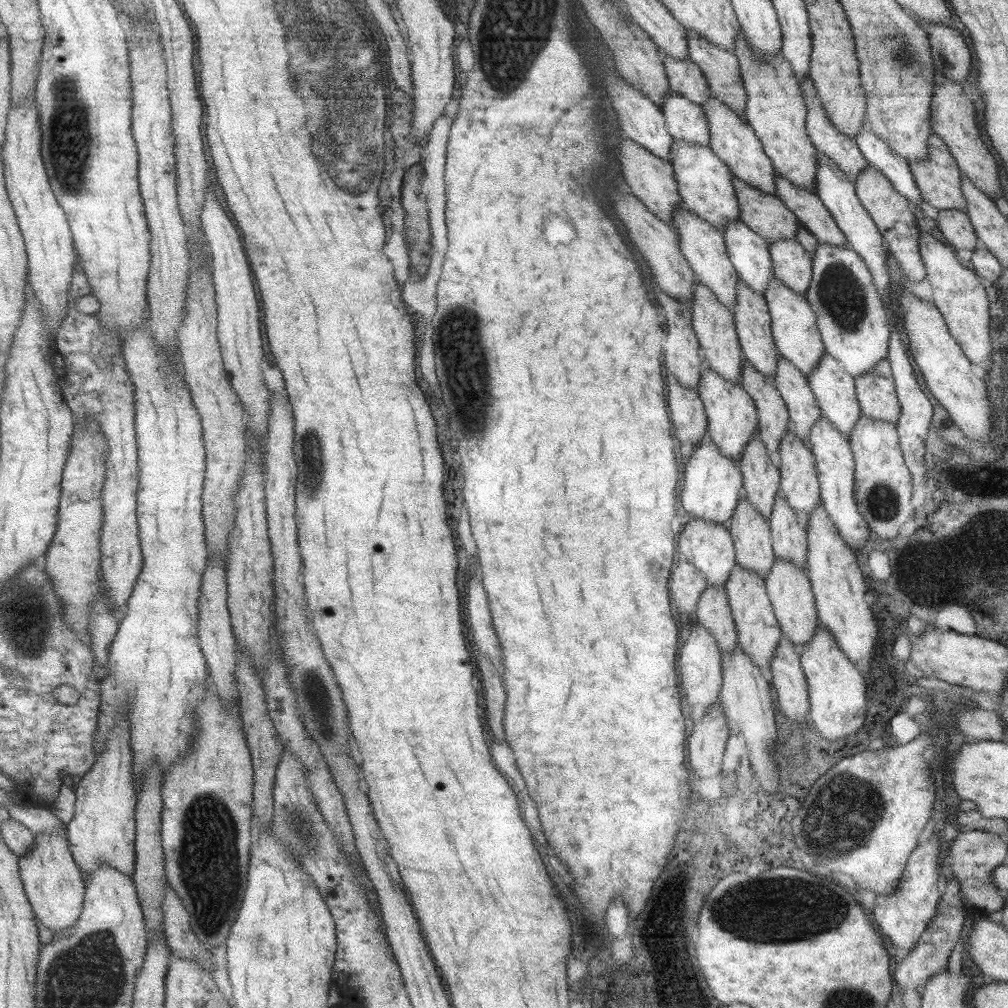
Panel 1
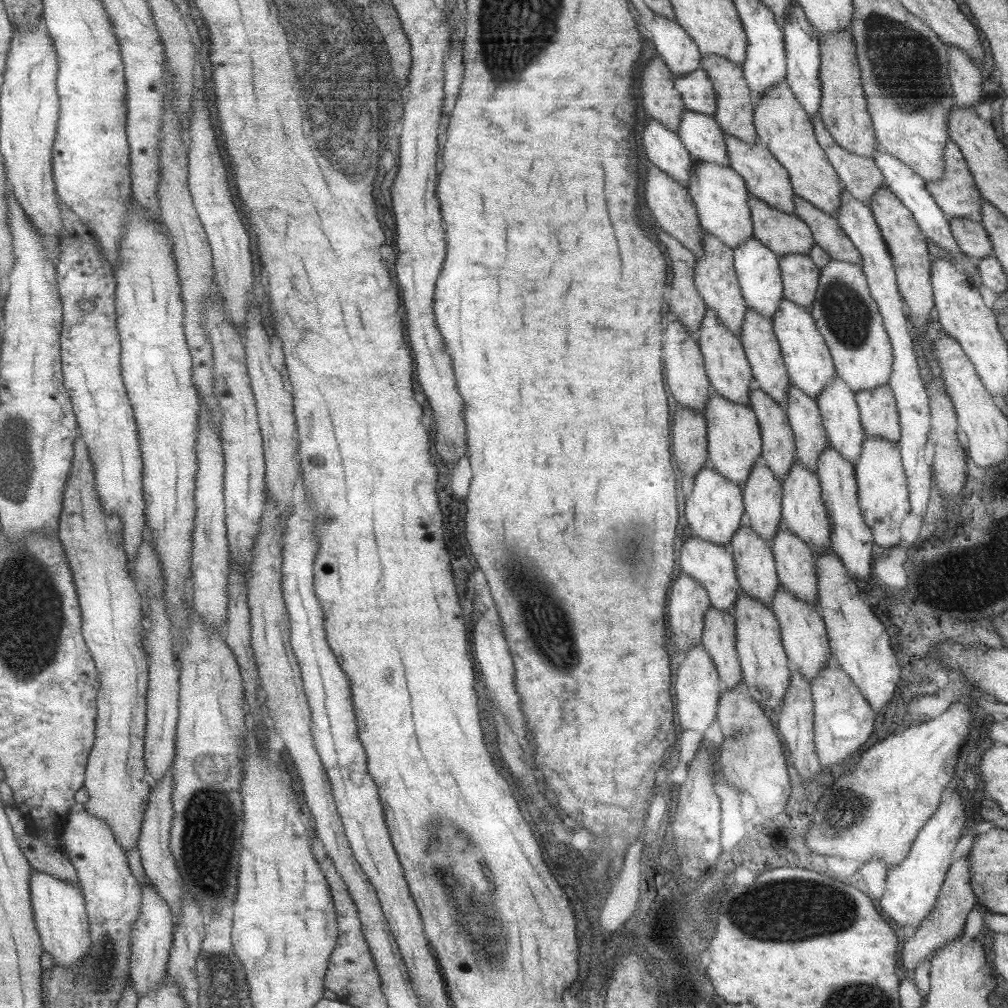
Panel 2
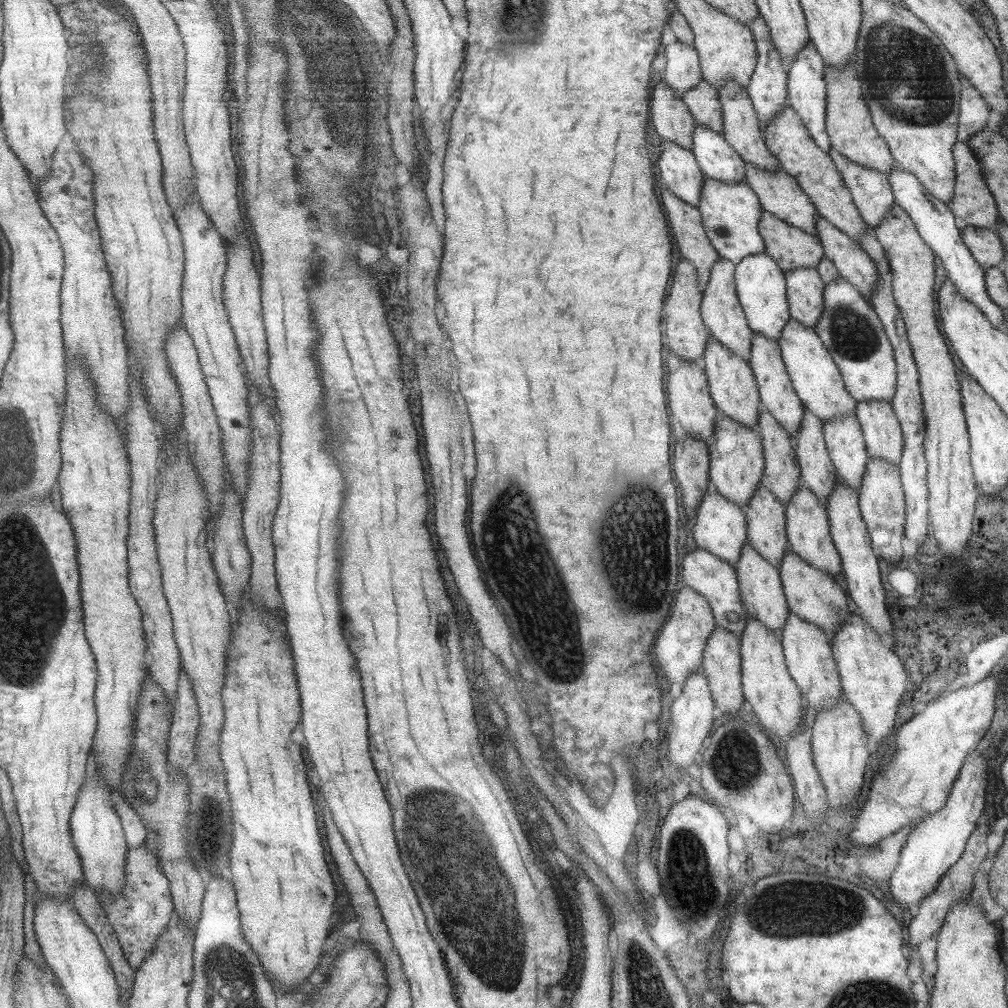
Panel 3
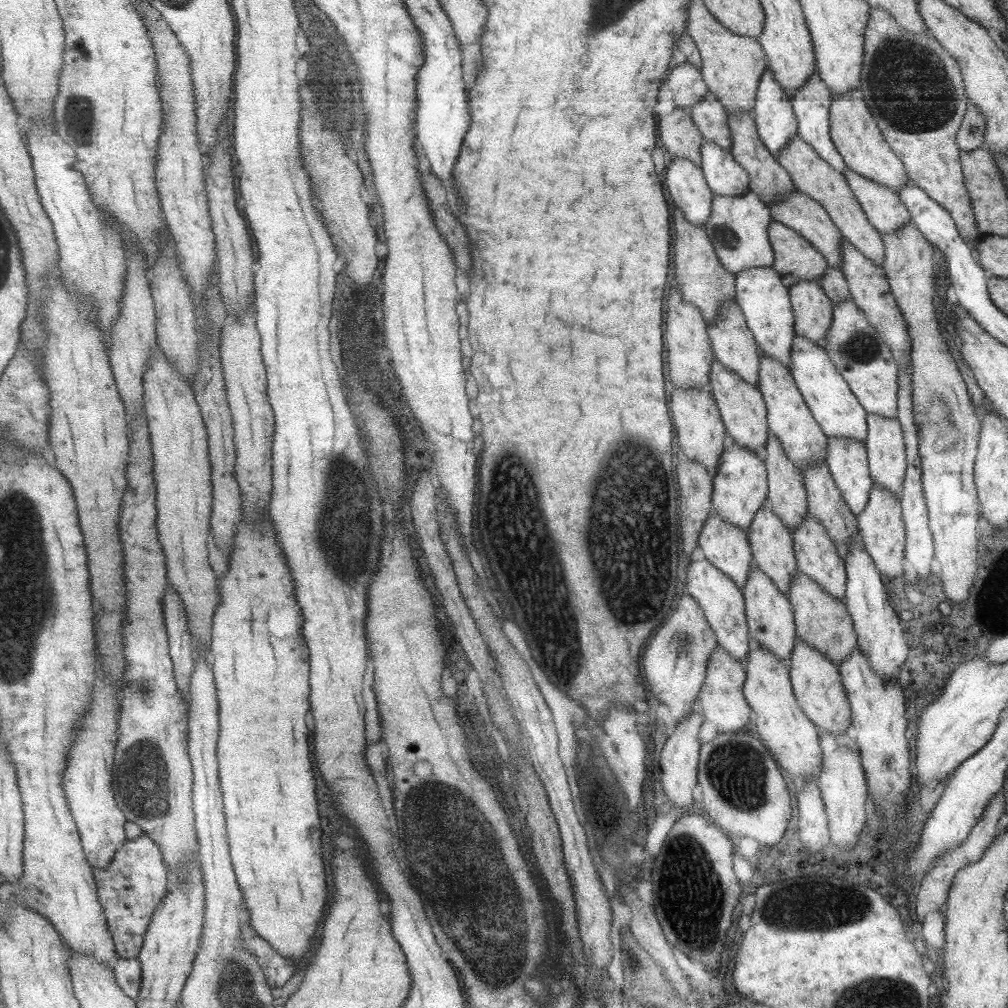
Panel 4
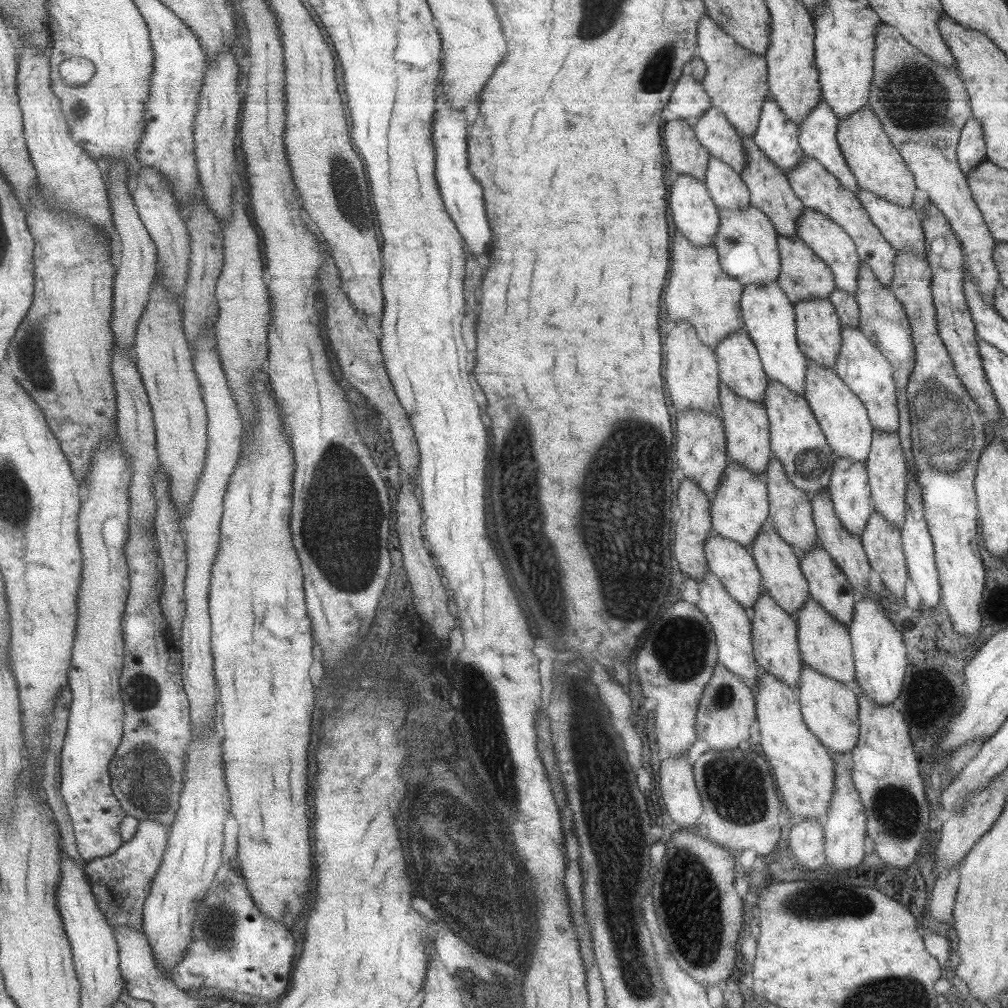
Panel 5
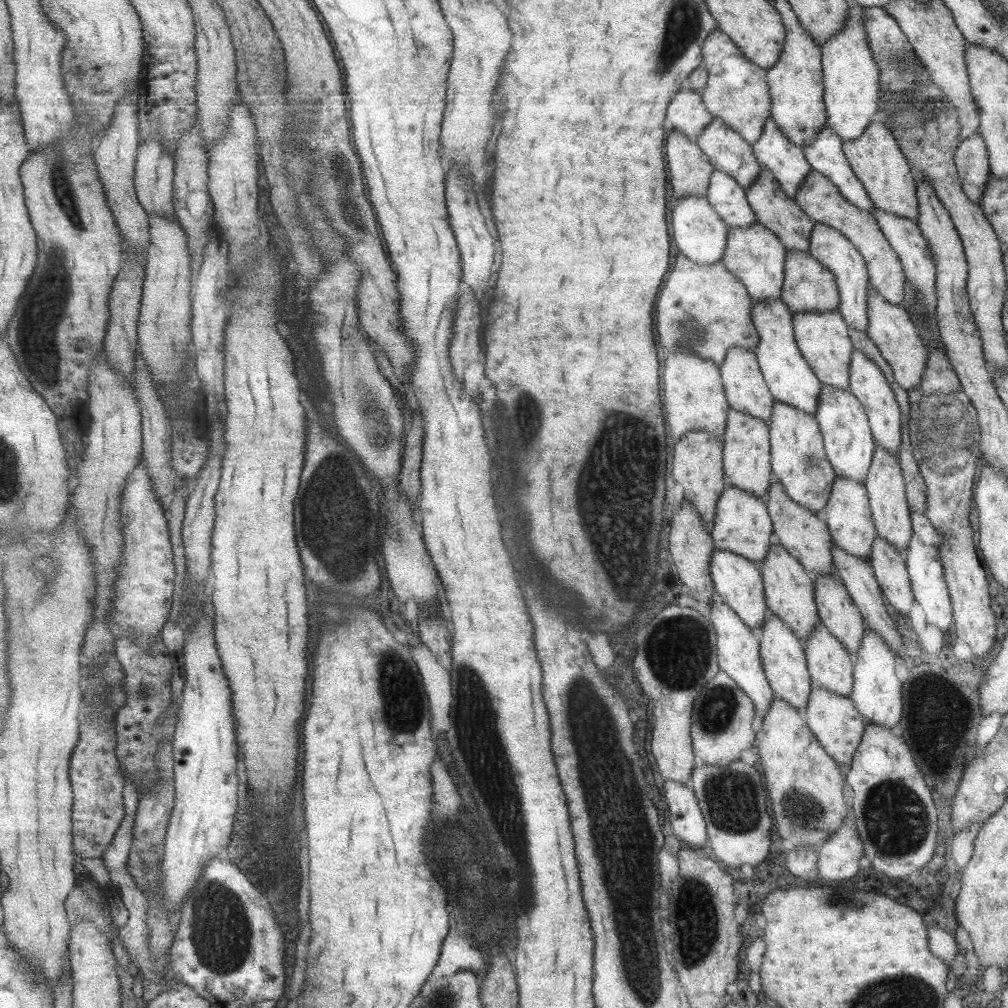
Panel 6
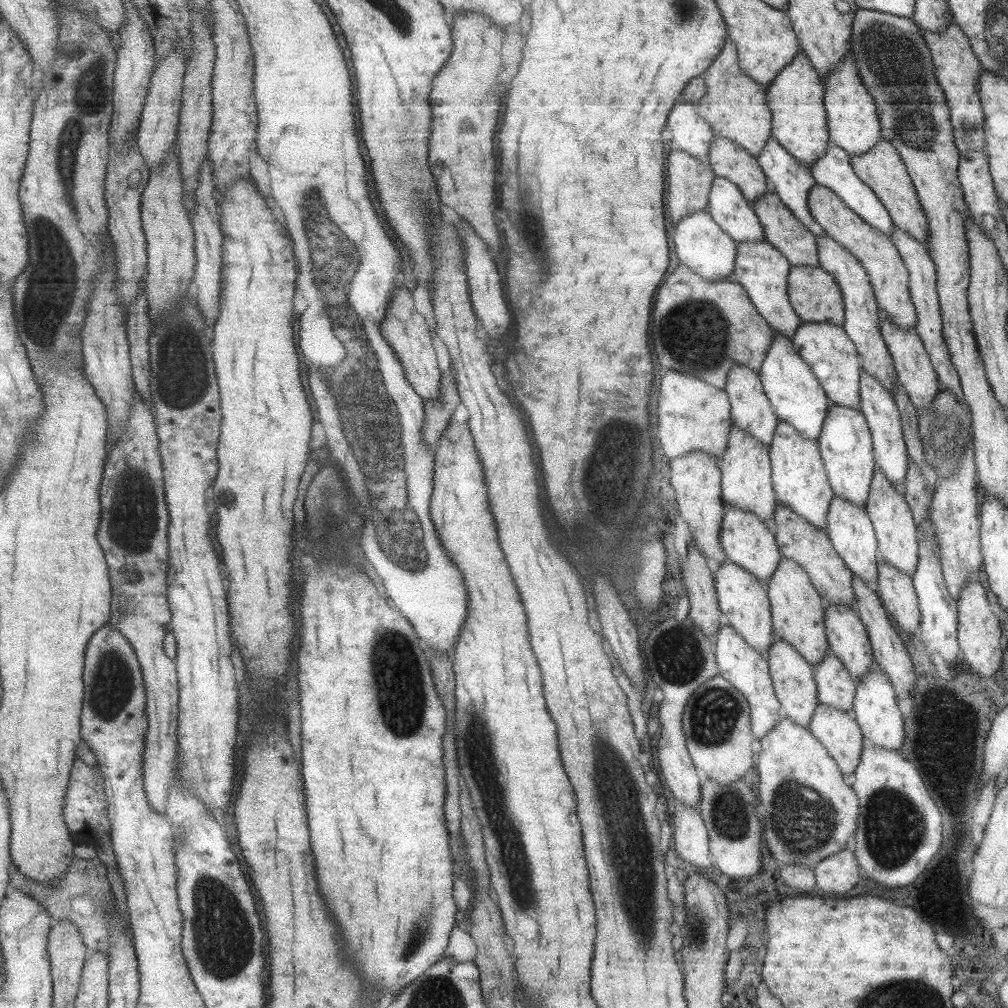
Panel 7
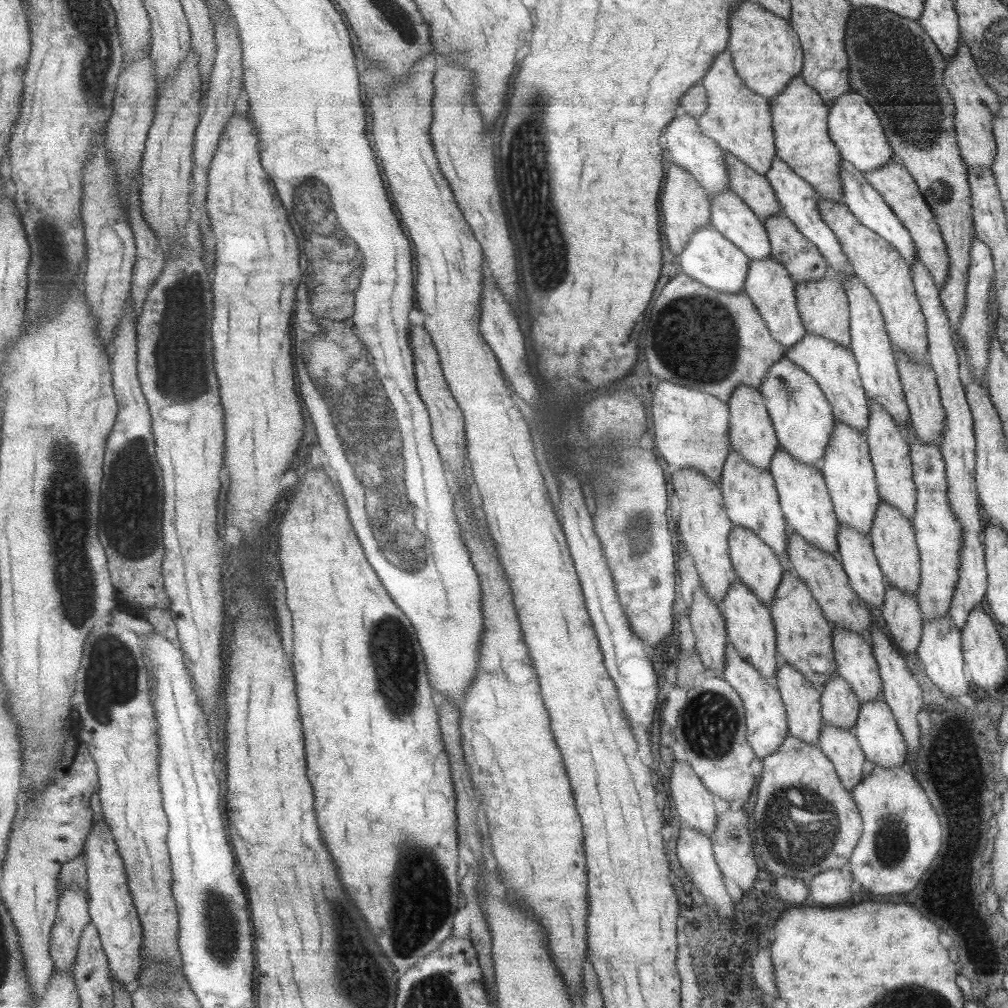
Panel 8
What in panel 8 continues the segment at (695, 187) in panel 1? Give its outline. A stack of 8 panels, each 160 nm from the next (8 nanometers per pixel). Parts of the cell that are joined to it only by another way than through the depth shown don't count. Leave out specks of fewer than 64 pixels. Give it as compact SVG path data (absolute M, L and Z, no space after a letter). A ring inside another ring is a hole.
M771 257L749 261L743 292L751 299L773 340L782 344L786 350L793 343L800 341L800 338L806 333L796 307L794 291L794 283L779 261Z

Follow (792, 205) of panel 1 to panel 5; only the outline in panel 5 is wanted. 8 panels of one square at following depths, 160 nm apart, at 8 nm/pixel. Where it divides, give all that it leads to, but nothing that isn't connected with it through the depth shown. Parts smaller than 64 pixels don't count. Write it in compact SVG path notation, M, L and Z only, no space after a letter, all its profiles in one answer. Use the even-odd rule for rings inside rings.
M861 263L857 269L857 291L854 298L858 304L858 327L863 331L863 334L880 350L882 355L891 363L894 385L896 388L896 405L898 408L898 429L896 433L899 437L903 456L906 460L906 468L908 474L916 478L916 464L912 457L910 447L910 420L909 407L906 399L906 386L908 383L909 373L914 367L914 346L912 343L912 332L906 312L903 310L901 303L895 298L895 295L890 289L879 284L875 280L876 276L871 272L871 269Z

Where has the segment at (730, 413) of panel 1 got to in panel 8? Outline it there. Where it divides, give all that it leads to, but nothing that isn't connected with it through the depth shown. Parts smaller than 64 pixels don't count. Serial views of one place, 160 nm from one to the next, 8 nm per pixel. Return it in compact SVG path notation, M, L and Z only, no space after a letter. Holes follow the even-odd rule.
M733 525L727 535L728 553L736 578L745 583L767 606L771 604L774 592L785 567L782 560L752 530Z

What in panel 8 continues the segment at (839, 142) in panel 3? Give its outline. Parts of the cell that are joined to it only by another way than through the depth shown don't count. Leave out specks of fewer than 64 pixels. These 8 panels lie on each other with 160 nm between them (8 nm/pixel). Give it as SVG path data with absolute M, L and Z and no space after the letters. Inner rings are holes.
M897 158L889 160L887 164L883 164L883 166L877 168L877 170L865 172L863 177L866 179L866 182L881 195L886 206L889 206L889 209L895 214L895 217L903 225L903 228L907 230L913 241L914 249L916 250L916 258L919 259L923 263L923 266L929 271L931 278L935 281L937 292L941 292L948 269L948 256L945 243L935 222L935 217L933 217L933 213L931 213L931 208L927 206L913 178L907 173L907 170L899 163Z

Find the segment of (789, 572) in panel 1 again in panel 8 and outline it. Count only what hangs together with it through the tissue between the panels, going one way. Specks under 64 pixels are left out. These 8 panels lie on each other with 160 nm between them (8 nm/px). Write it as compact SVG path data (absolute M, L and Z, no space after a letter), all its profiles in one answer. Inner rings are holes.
M822 722L817 745L831 762L841 784L850 791L862 779L865 762L852 730Z

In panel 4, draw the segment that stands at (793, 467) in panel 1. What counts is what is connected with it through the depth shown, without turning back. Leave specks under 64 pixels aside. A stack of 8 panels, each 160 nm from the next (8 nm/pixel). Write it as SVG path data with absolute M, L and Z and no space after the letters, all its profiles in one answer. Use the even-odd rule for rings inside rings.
M807 510L802 516L801 522L790 531L796 568L806 574L813 582L816 582L826 593L843 600L846 589L846 572L844 571L843 558L840 550L827 534L825 527Z

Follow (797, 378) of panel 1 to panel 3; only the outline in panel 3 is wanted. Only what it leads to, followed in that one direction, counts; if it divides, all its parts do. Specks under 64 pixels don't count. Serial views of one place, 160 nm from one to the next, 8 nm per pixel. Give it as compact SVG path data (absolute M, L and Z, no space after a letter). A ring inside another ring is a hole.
M805 406L801 424L792 438L795 458L800 468L801 487L812 490L826 508L826 498L838 476L824 443L822 422Z

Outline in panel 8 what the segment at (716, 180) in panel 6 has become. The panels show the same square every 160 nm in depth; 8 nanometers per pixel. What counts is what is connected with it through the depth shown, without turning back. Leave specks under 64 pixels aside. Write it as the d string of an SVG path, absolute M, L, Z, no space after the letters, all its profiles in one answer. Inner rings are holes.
M731 189L710 198L709 223L750 260L770 257L770 242L763 223Z

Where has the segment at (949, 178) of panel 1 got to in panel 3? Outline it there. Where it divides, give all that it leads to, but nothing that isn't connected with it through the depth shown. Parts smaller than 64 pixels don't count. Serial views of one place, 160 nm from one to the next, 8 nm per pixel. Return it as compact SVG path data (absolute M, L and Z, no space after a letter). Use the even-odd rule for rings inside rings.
M956 140L952 152L955 164L955 184L953 187L953 196L946 204L949 207L949 211L951 211L951 214L953 214L953 217L955 217L955 220L960 225L978 226L994 230L999 213L997 213L993 197L985 181L983 181L983 177L981 177L981 170L977 159L973 157L973 152L969 150L966 142Z

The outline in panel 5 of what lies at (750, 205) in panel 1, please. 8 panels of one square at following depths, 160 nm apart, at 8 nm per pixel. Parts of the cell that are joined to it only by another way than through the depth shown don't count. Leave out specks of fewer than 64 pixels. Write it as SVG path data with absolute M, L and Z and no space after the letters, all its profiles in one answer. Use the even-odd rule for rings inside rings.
M779 235L776 240L780 256L780 271L777 286L794 304L801 299L828 298L829 293L835 290L834 276L827 266L797 235Z

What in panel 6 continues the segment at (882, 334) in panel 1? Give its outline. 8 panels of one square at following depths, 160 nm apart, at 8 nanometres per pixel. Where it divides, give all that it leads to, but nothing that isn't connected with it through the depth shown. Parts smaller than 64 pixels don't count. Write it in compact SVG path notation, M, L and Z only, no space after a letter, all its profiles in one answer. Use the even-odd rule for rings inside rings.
M853 349L849 355L848 381L848 391L863 405L874 441L890 455L897 456L901 412L889 381L877 363L857 349Z

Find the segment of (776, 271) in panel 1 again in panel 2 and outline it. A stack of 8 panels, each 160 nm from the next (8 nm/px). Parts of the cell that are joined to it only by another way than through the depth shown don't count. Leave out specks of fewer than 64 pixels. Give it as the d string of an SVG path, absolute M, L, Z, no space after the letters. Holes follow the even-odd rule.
M784 254L778 256L778 267L781 275L783 297L796 305L810 310L817 283L819 269L805 254Z

